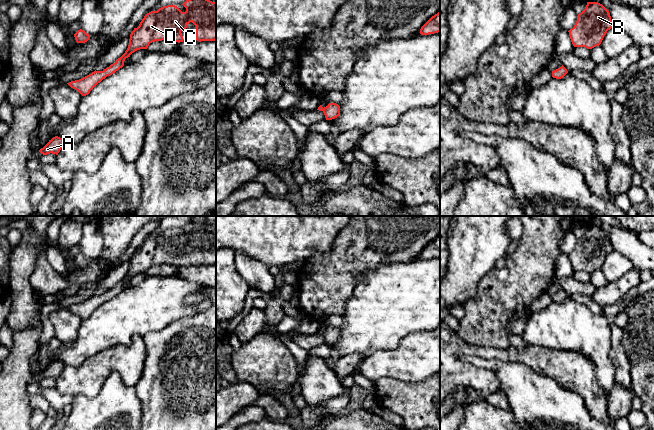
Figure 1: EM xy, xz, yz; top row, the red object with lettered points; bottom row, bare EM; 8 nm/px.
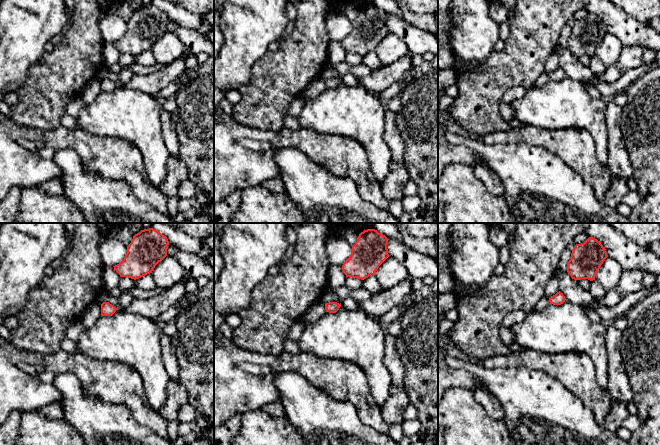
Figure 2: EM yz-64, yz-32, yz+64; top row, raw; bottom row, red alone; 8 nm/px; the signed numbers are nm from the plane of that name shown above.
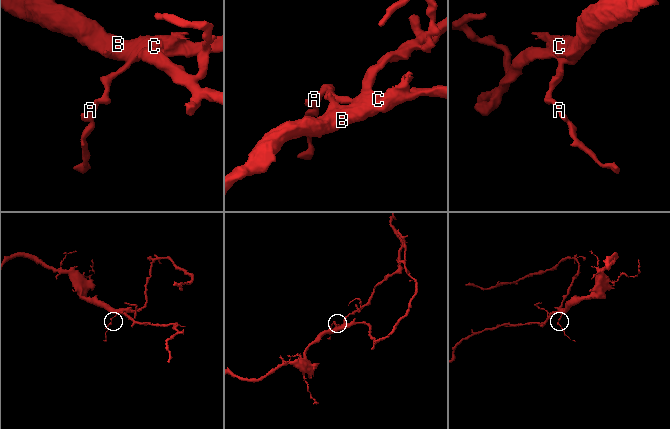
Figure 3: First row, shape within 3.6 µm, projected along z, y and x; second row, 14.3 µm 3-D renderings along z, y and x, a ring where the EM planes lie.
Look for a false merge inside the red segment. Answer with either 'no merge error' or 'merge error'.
no merge error

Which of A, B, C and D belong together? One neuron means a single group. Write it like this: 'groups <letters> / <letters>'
groups A B C D

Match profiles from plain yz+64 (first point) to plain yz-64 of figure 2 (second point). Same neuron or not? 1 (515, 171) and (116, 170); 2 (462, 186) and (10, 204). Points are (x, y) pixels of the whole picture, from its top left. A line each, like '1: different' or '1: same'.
1: different
2: different

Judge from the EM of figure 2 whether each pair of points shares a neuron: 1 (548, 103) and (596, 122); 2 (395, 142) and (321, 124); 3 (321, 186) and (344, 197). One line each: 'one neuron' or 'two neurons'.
1: one neuron
2: two neurons
3: one neuron

